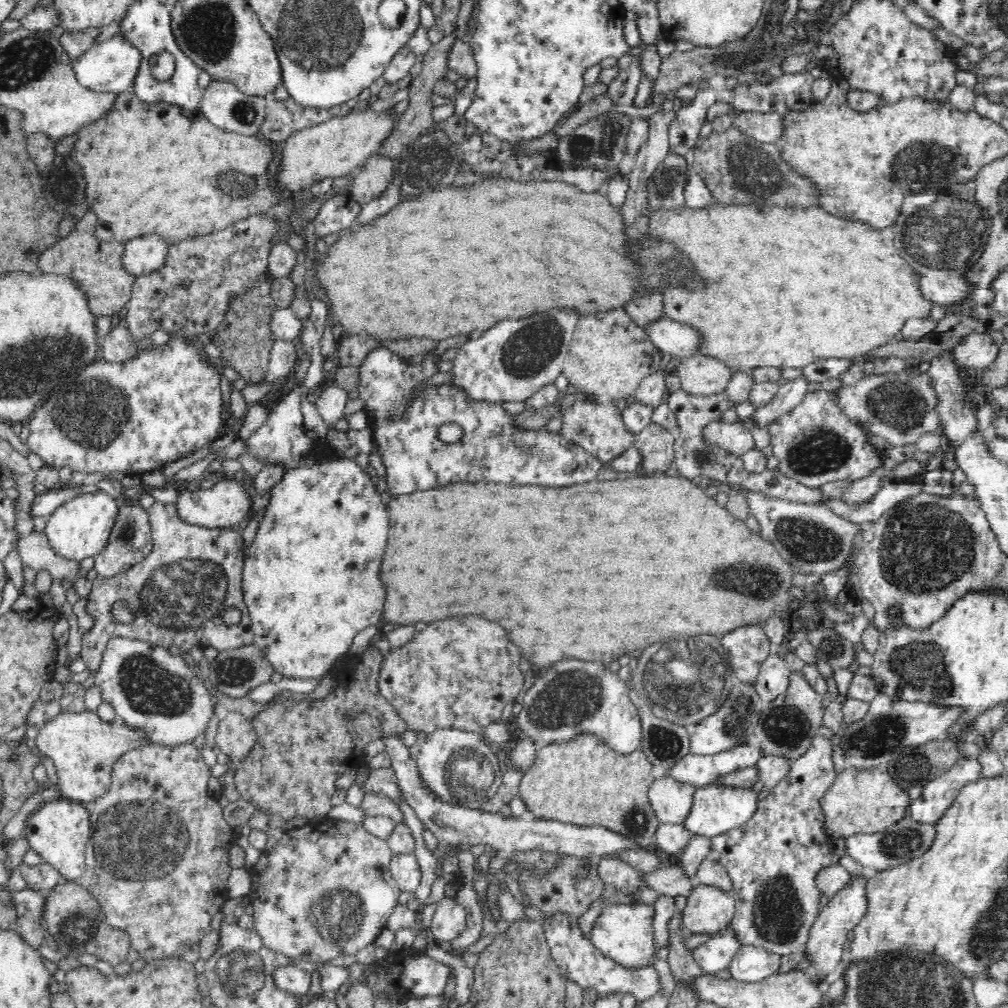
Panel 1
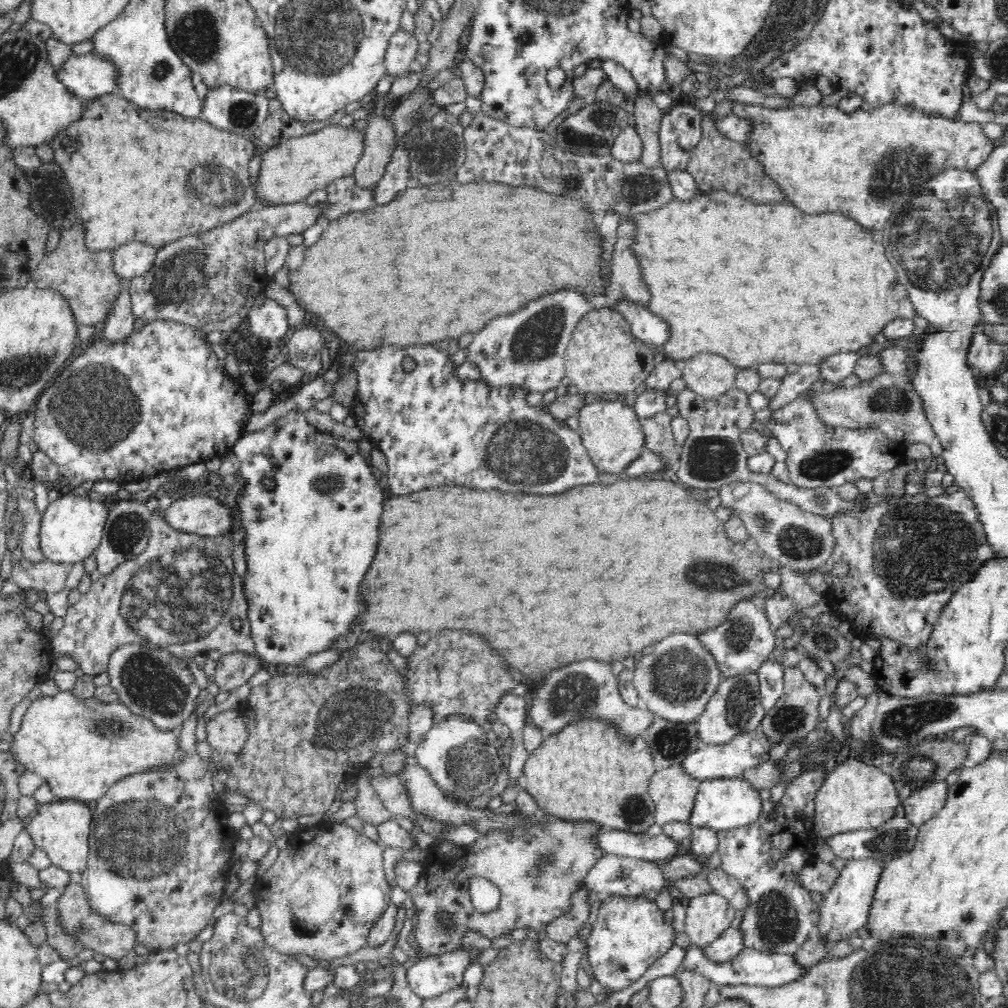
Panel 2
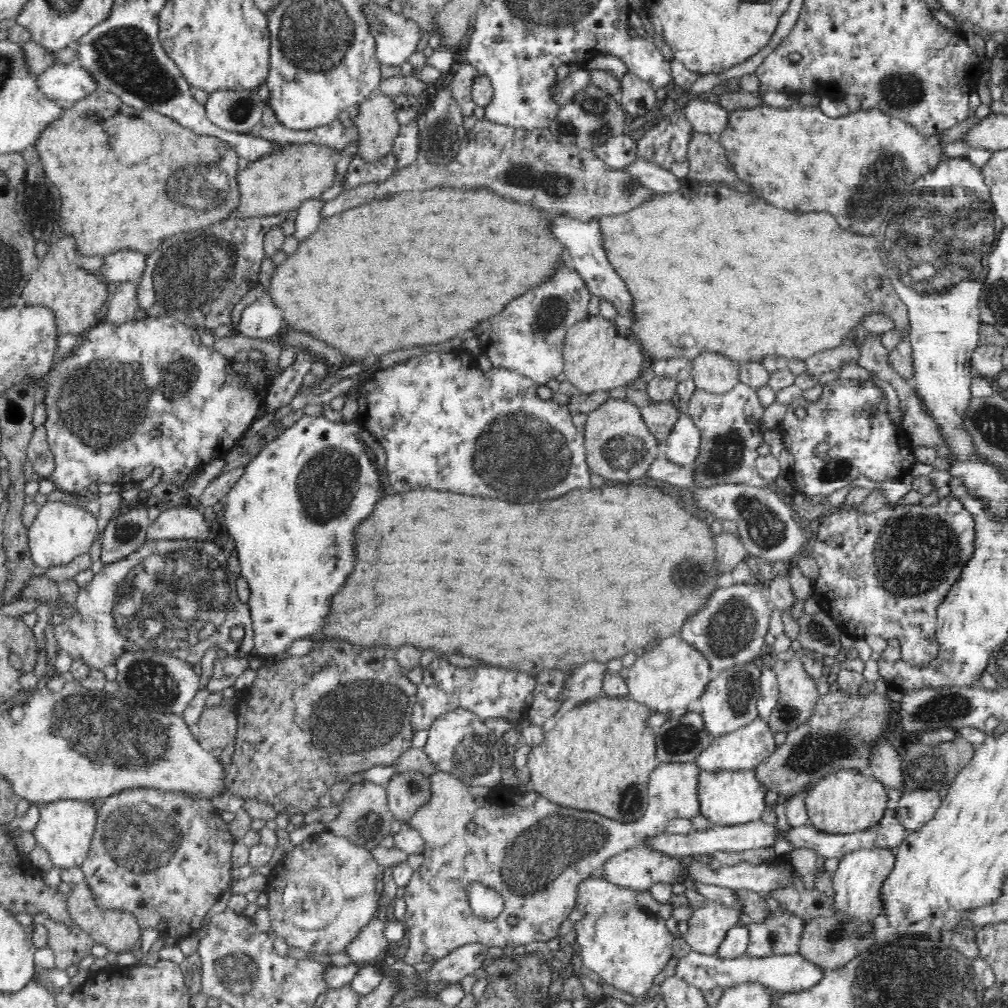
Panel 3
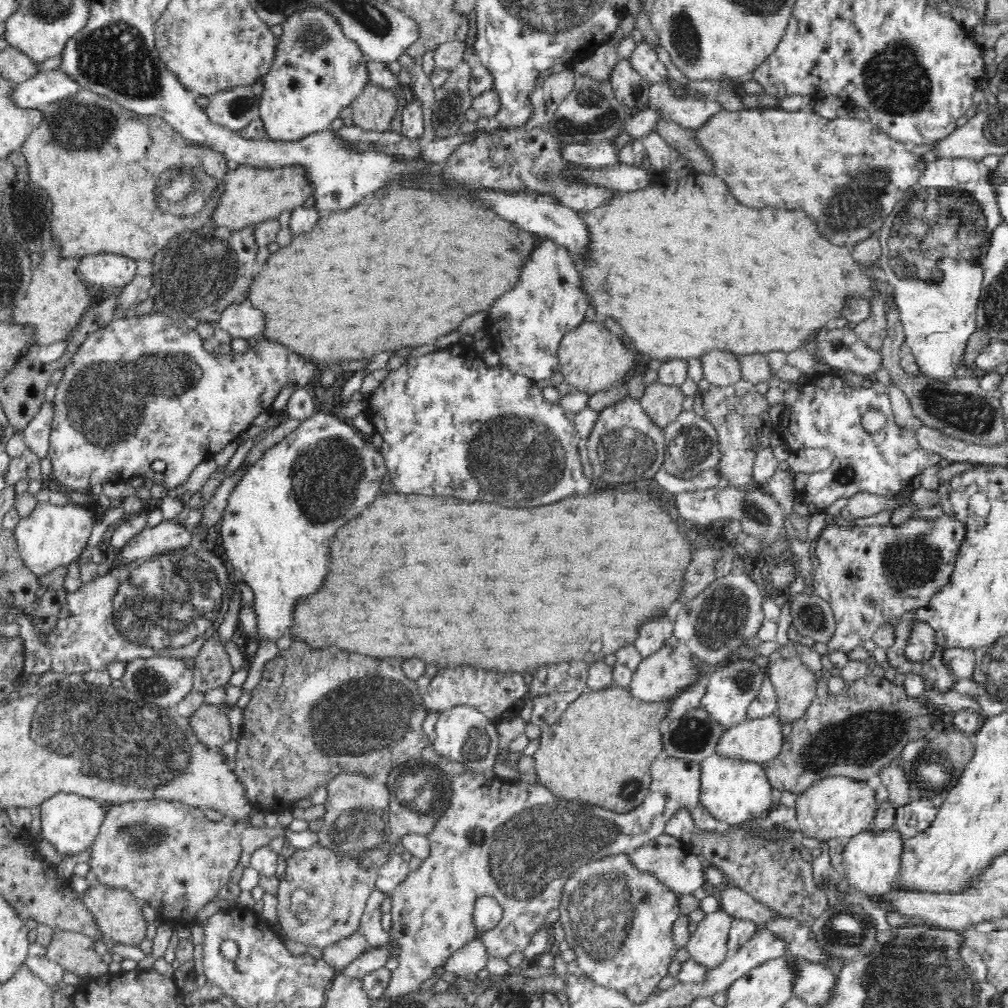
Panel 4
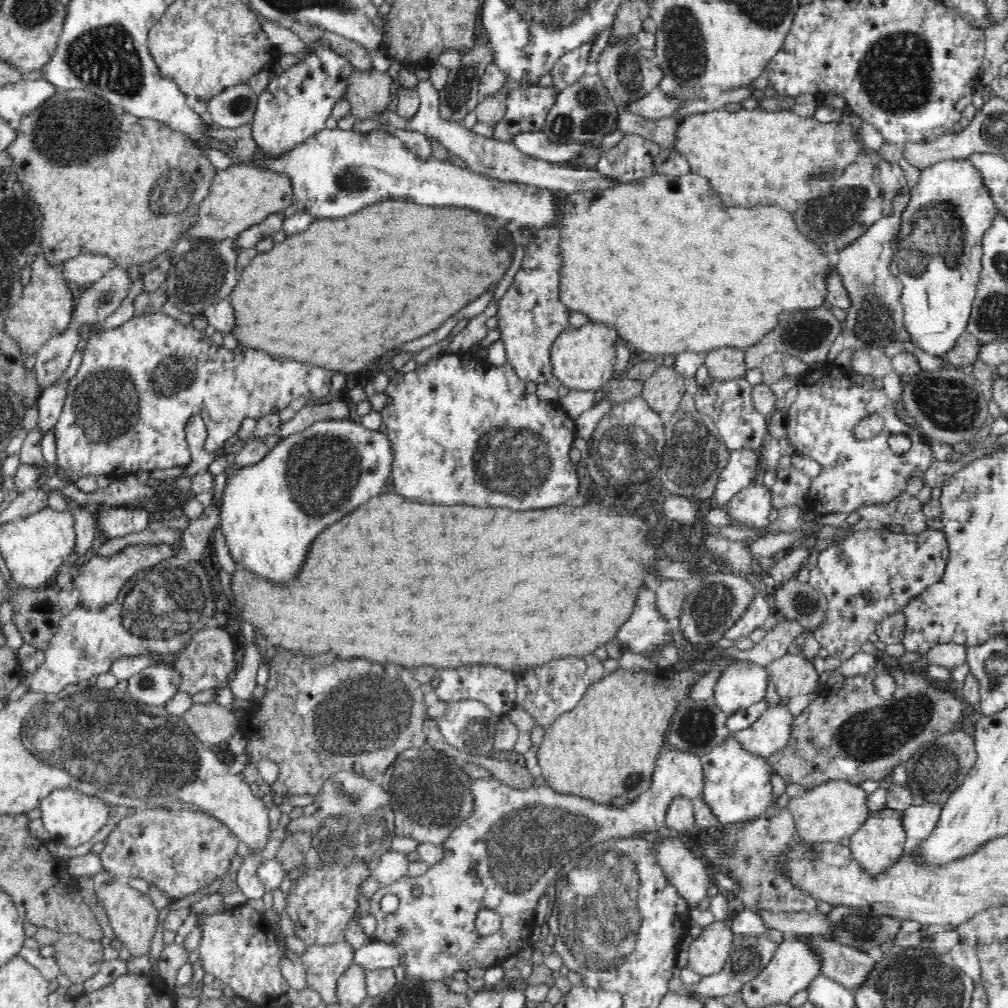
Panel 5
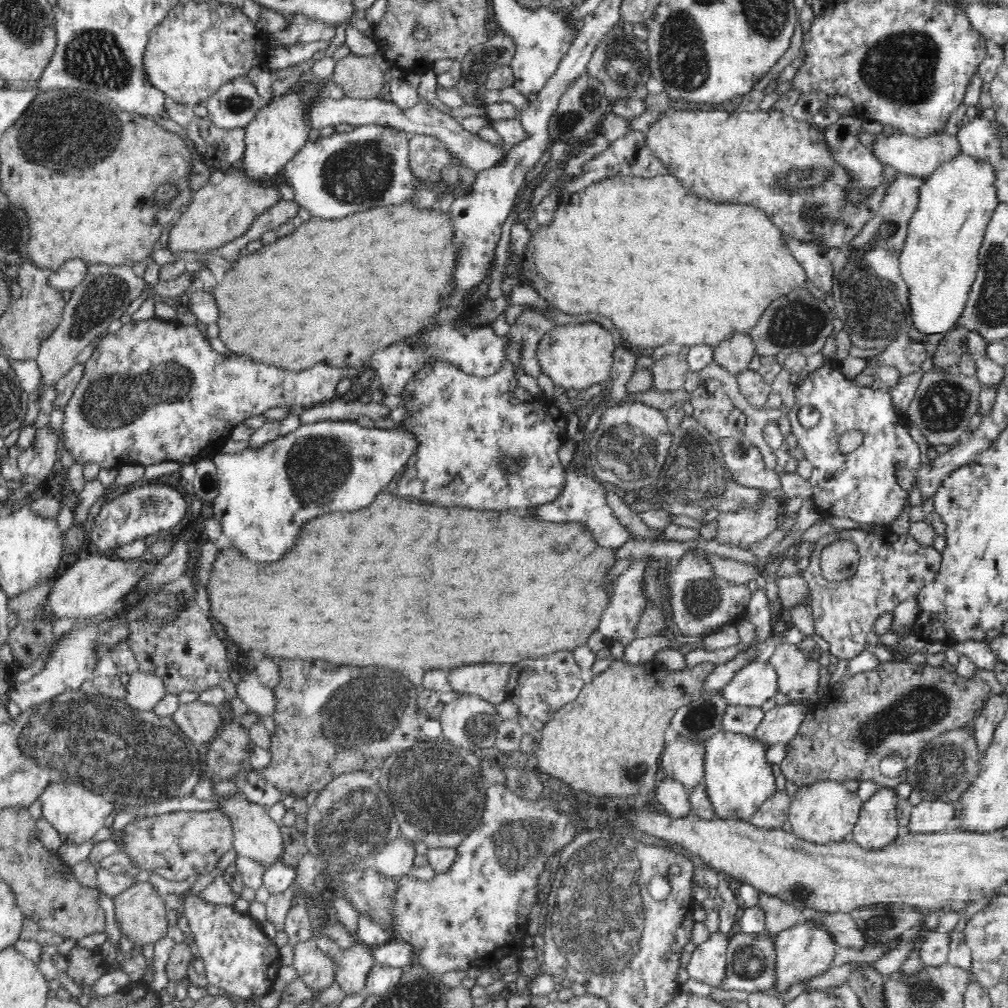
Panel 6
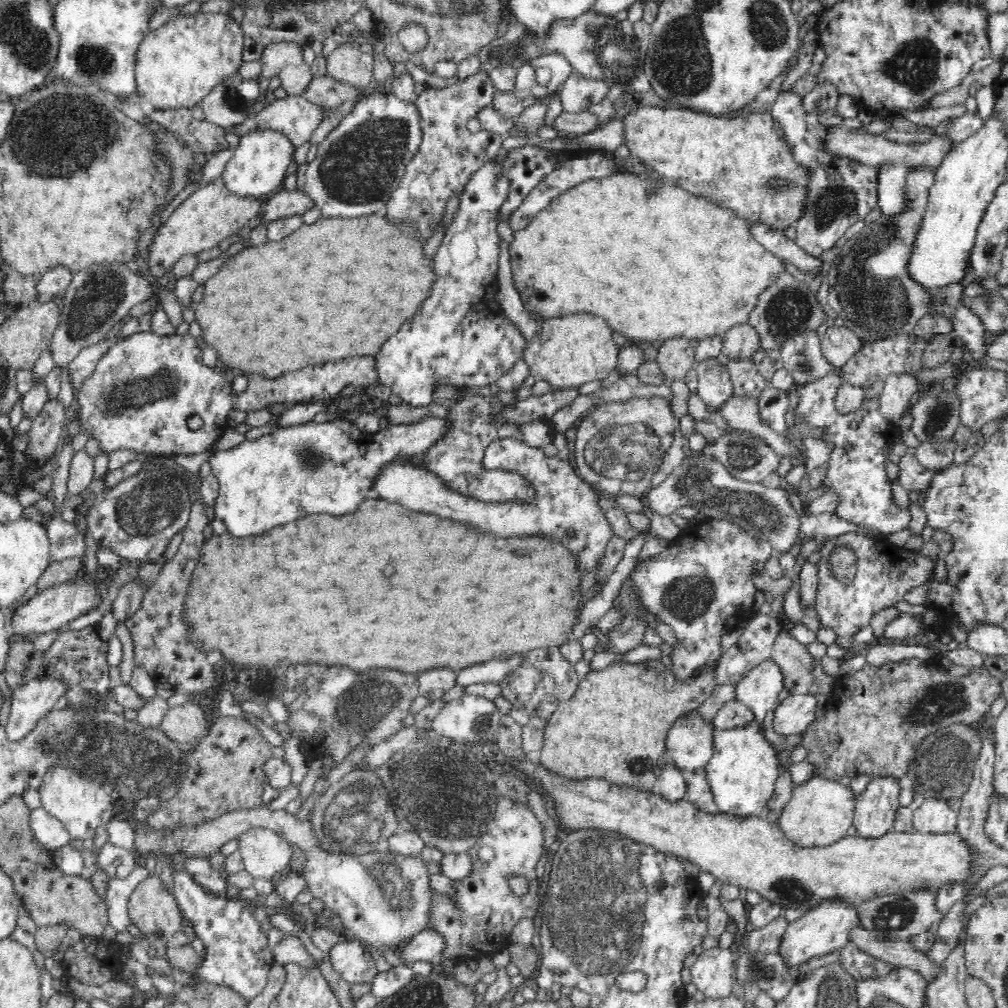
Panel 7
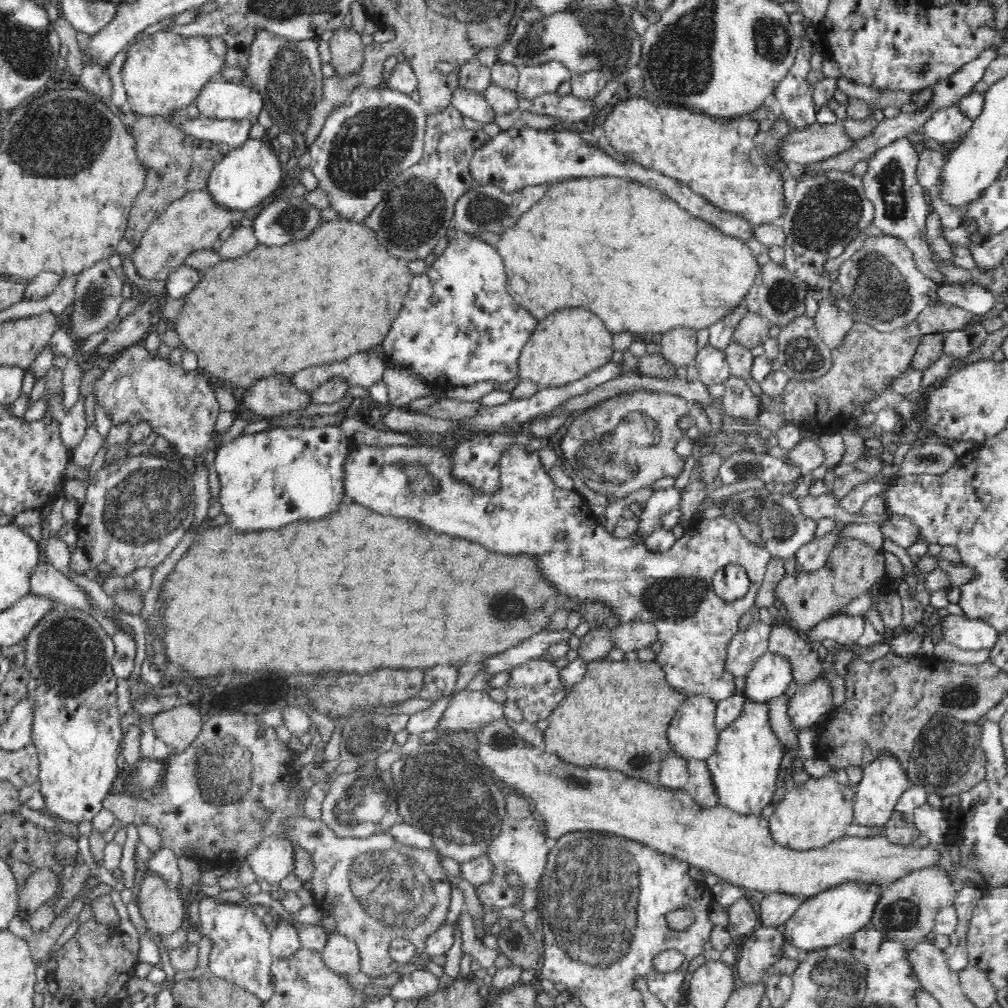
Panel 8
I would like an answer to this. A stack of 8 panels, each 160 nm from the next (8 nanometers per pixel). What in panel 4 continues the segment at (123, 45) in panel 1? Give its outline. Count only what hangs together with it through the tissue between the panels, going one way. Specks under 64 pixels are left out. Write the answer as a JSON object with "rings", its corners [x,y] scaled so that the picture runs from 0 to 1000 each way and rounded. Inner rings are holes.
{"rings":[[[61,67],[38,71],[32,77],[17,82],[14,98],[20,106],[43,108],[58,99],[73,96],[80,89],[73,75]]]}

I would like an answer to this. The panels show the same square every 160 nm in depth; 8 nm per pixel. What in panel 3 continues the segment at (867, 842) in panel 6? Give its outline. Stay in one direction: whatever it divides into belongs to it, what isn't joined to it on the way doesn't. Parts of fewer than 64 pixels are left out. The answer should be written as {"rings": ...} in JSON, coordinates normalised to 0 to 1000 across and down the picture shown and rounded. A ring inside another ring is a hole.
{"rings":[[[857,841],[834,851],[829,864],[826,865],[827,889],[824,889],[824,902],[829,908],[836,908],[853,918],[867,915],[869,909],[876,907],[872,892],[875,874],[886,862],[888,848],[879,842]]]}

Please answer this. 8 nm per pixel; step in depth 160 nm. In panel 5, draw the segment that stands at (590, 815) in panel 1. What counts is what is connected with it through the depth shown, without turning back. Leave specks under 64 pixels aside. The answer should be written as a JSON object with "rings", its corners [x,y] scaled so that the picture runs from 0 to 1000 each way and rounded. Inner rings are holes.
{"rings":[[[672,658],[665,663],[653,661],[653,667],[645,670],[637,667],[637,665],[631,668],[628,667],[628,665],[619,665],[615,662],[612,666],[599,670],[594,674],[594,677],[586,679],[570,702],[559,706],[550,715],[550,718],[541,721],[539,733],[533,745],[533,760],[538,764],[538,770],[540,771],[542,778],[544,778],[547,783],[550,783],[552,786],[558,787],[559,789],[577,790],[577,792],[580,792],[581,794],[588,794],[593,798],[608,799],[609,801],[627,798],[633,790],[640,787],[647,778],[646,773],[649,767],[650,755],[655,749],[654,744],[661,736],[660,728],[663,716],[665,716],[665,712],[667,712],[667,708],[669,708],[671,702],[677,698],[678,693],[684,692],[686,682],[690,679],[690,675],[693,673],[693,669],[681,664],[677,665],[677,667],[675,665],[675,668],[673,668],[670,663],[671,661],[673,661]]]}

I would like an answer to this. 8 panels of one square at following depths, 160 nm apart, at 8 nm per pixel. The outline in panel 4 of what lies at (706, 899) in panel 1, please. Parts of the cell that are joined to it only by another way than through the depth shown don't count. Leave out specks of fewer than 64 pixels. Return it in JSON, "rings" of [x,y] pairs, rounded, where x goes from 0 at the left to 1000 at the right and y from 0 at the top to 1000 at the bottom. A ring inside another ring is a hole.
{"rings":[[[713,902],[693,914],[680,937],[686,950],[704,960],[716,956],[722,947],[721,933],[727,912]]]}

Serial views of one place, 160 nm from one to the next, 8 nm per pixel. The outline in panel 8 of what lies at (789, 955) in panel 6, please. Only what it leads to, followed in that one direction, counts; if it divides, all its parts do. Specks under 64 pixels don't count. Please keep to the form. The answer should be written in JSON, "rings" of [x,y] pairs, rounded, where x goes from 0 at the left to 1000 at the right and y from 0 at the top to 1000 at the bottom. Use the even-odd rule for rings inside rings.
{"rings":[[[834,877],[829,881],[823,881],[807,889],[806,892],[799,892],[789,907],[779,915],[779,935],[792,940],[795,947],[800,944],[823,940],[829,938],[843,927],[855,923],[864,915],[869,894],[876,881],[856,880],[852,877]]]}

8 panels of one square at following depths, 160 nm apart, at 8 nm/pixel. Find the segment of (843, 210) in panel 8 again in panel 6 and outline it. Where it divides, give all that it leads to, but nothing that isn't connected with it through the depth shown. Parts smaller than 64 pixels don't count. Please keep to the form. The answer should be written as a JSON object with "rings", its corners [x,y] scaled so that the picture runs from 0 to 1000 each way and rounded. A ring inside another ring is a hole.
{"rings":[[[849,114],[833,115],[829,121],[815,128],[819,132],[820,143],[824,145],[824,149],[828,152],[828,157],[835,163],[836,167],[843,169],[851,178],[851,187],[844,184],[842,192],[845,197],[859,197],[865,192],[865,188],[869,188],[877,181],[876,168],[877,163],[869,156],[864,149],[861,149],[855,141],[853,141],[853,133],[857,131],[856,118]]]}

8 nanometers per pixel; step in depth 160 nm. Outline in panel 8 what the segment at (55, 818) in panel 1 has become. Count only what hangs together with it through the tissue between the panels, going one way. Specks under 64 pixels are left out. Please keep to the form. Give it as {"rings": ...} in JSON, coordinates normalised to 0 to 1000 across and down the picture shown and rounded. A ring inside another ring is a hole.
{"rings":[[[60,598],[52,609],[34,623],[25,638],[25,659],[31,666],[27,689],[37,696],[32,736],[39,750],[38,783],[44,792],[46,804],[52,806],[52,810],[79,819],[91,814],[101,804],[111,776],[119,768],[117,738],[121,732],[121,720],[117,706],[119,700],[116,699],[116,673],[110,658],[114,649],[112,633],[93,612]]]}

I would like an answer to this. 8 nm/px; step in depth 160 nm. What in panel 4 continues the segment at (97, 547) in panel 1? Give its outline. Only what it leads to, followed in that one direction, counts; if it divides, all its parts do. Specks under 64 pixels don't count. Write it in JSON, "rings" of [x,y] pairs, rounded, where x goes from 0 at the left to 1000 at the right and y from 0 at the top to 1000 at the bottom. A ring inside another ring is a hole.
{"rings":[[[50,498],[38,500],[27,513],[20,514],[14,524],[22,555],[38,573],[52,567],[58,562],[66,563],[87,542],[87,536],[95,518],[93,507],[89,503],[76,501],[75,498],[68,498],[67,502],[56,502]]]}

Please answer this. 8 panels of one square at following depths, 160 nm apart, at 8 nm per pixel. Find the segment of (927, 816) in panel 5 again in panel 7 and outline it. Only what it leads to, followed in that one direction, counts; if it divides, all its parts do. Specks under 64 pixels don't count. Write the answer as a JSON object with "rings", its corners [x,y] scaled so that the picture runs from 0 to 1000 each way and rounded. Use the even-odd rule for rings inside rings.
{"rings":[[[918,794],[912,802],[906,804],[906,821],[908,825],[935,827],[948,823],[948,802],[938,794]]]}

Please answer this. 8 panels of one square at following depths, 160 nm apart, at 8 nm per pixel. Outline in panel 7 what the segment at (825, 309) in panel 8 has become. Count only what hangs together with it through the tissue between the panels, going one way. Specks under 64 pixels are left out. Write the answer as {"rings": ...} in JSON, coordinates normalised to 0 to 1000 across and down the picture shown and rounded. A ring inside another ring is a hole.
{"rings":[[[831,319],[819,325],[814,335],[814,350],[821,361],[832,367],[849,349],[855,347],[855,341],[856,338],[850,330]]]}

